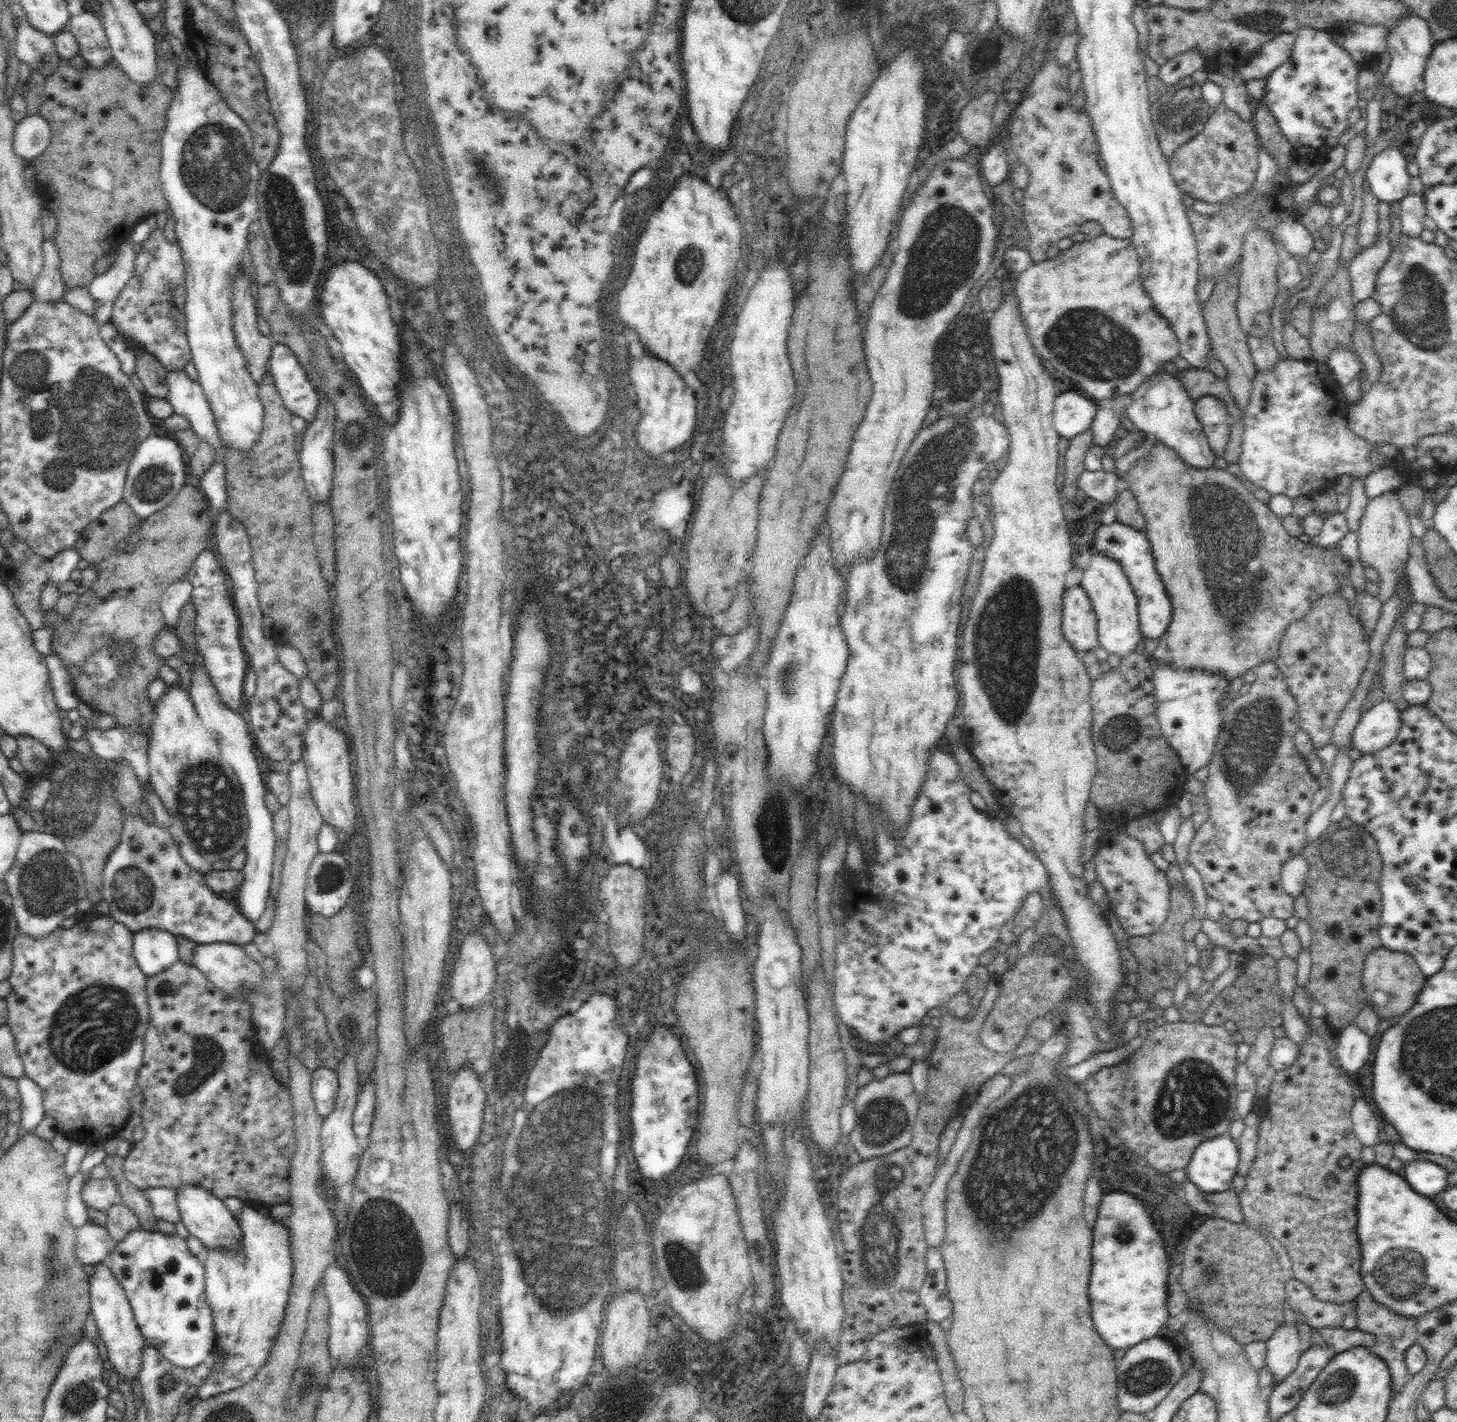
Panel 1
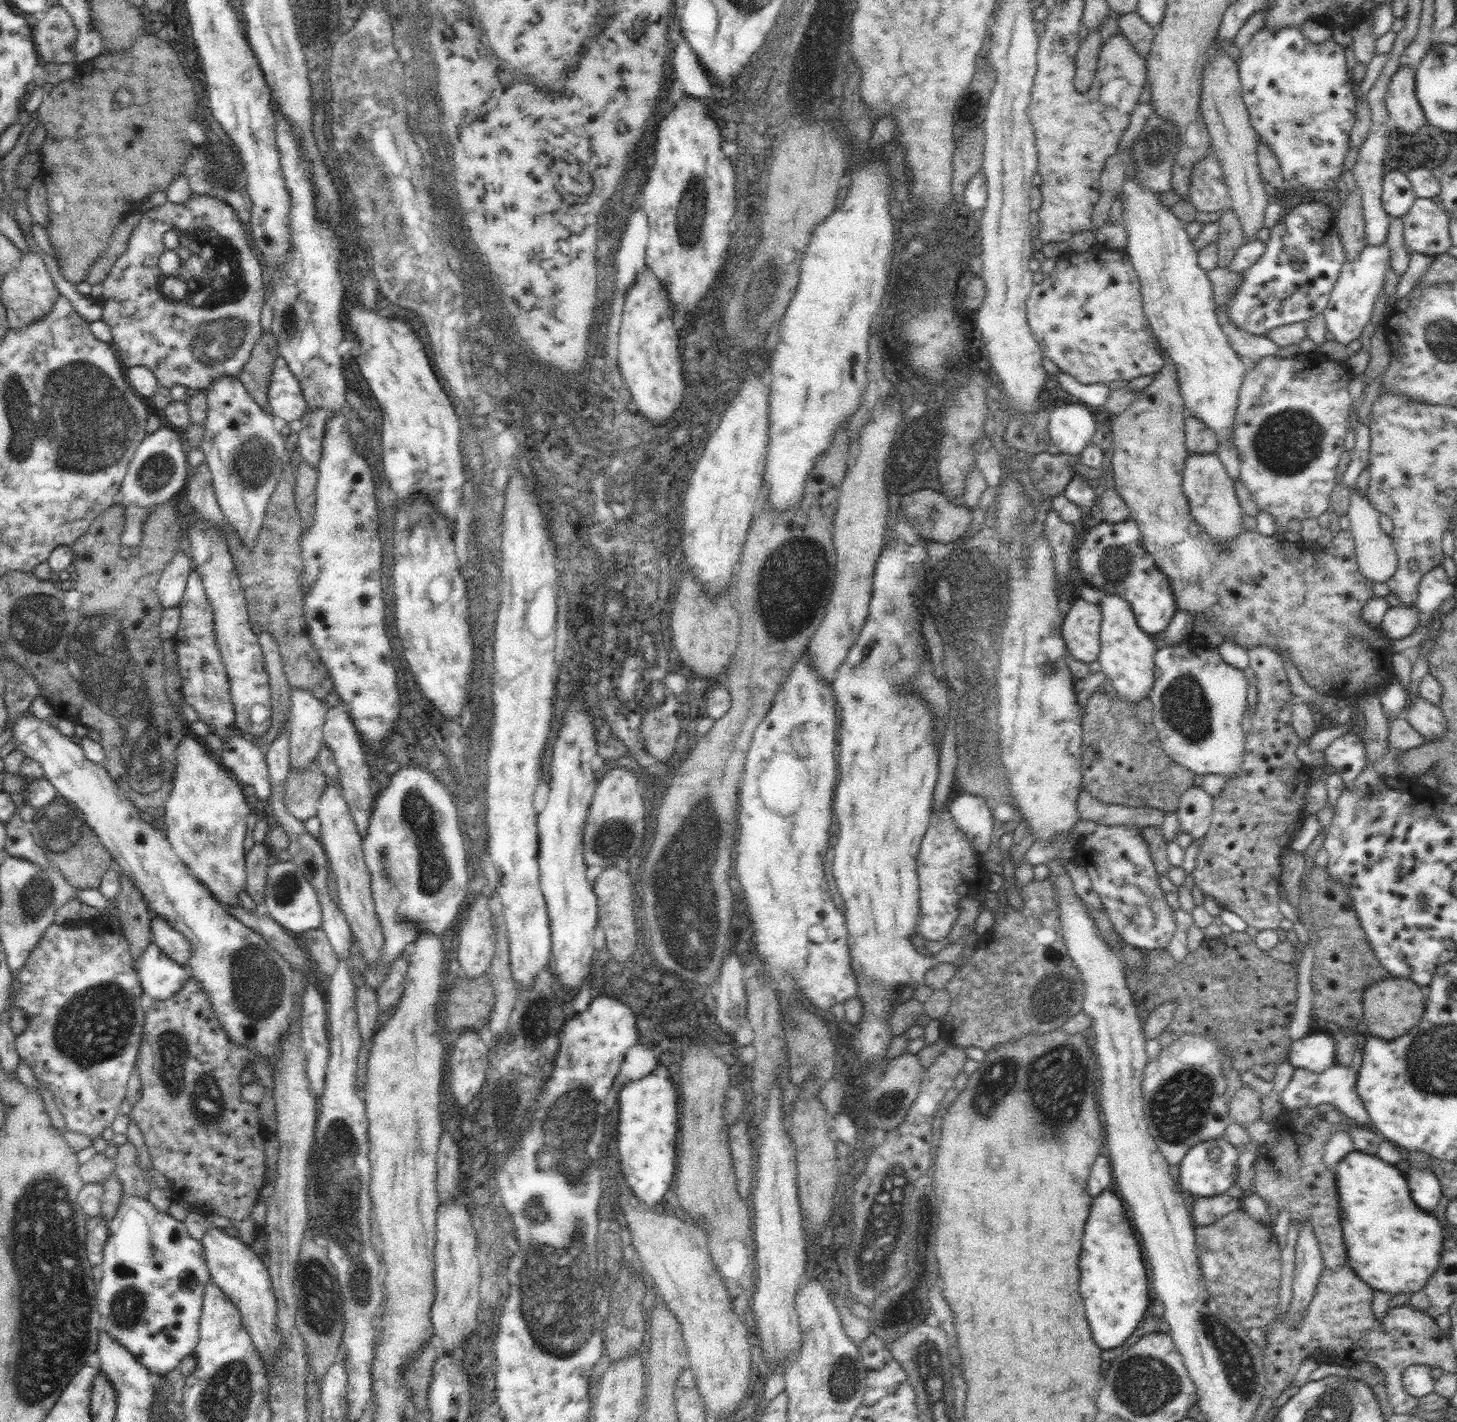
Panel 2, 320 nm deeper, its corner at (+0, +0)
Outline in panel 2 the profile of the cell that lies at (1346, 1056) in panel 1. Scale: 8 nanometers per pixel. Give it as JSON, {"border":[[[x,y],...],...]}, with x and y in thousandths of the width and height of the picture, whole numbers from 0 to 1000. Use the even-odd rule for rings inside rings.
{"border":[[[916,746],[916,748],[907,755],[903,755],[897,751],[888,750],[885,762],[880,769],[879,776],[881,783],[890,783],[890,780],[896,778],[905,778],[905,776],[914,776],[917,781],[925,788],[932,793],[940,793],[943,795],[938,778],[931,767],[931,755],[928,750],[922,750]]]}

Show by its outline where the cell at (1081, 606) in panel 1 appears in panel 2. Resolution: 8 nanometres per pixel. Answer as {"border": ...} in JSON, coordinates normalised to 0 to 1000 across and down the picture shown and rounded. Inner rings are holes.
{"border":[[[743,420],[735,424],[728,445],[733,459],[739,464],[748,467],[754,462],[756,433],[756,426],[754,424],[747,424]]]}

